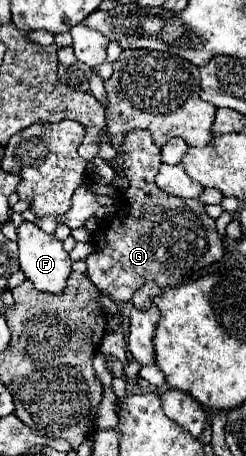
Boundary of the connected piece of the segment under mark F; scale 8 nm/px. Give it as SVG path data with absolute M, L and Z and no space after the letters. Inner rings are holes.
M23 222L17 228L17 244L19 244L19 264L25 276L33 282L33 286L41 292L53 292L59 294L67 288L67 278L71 274L71 258L63 250L63 242L57 240L53 234L43 232L37 224L33 222Z

